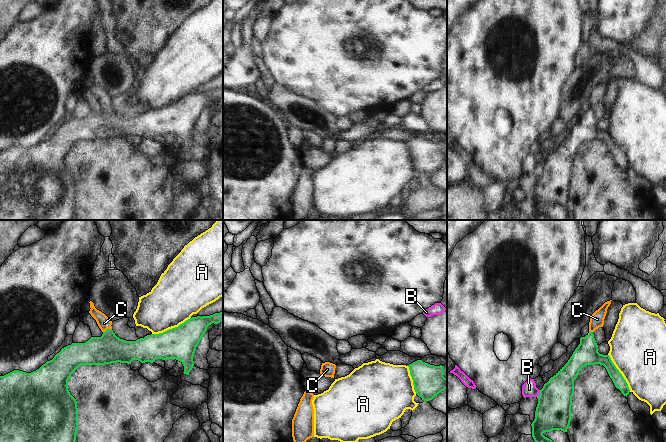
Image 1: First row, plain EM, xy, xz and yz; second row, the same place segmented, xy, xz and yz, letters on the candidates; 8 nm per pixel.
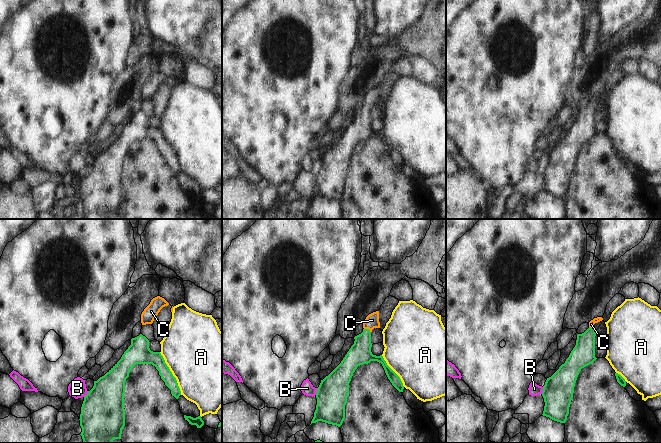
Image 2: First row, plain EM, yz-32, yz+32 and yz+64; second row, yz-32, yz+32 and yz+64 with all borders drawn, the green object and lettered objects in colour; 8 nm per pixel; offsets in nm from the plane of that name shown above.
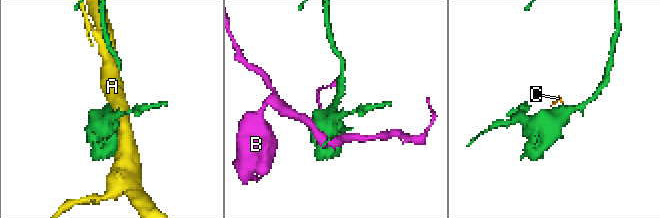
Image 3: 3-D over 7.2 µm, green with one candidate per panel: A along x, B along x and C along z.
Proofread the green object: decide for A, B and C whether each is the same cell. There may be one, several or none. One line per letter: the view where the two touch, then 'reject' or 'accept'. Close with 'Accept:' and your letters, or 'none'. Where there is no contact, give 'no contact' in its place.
A: meets green in xy; reject
B: meets green in yz; reject
C: meets green in xy; accept
Accept: C

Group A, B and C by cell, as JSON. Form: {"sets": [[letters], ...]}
{"sets": [["A"], ["B"], ["C"]]}

